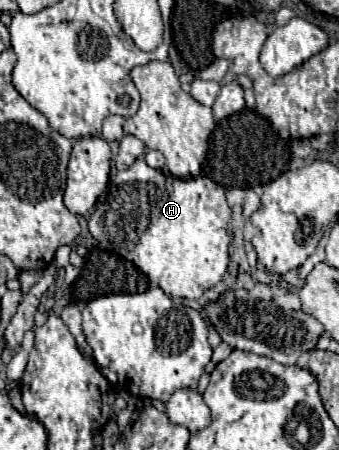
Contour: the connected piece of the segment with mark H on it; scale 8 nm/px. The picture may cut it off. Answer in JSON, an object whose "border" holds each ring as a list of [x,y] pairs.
{"border":[[[137,158],[129,170],[115,174],[109,188],[109,198],[111,200],[101,200],[91,214],[89,232],[97,240],[99,248],[133,262],[165,294],[171,294],[173,298],[199,300],[203,292],[215,286],[227,272],[231,242],[227,224],[231,220],[231,208],[227,206],[225,190],[211,178],[177,178],[163,174],[161,170],[153,170],[145,164],[143,158]]]}

